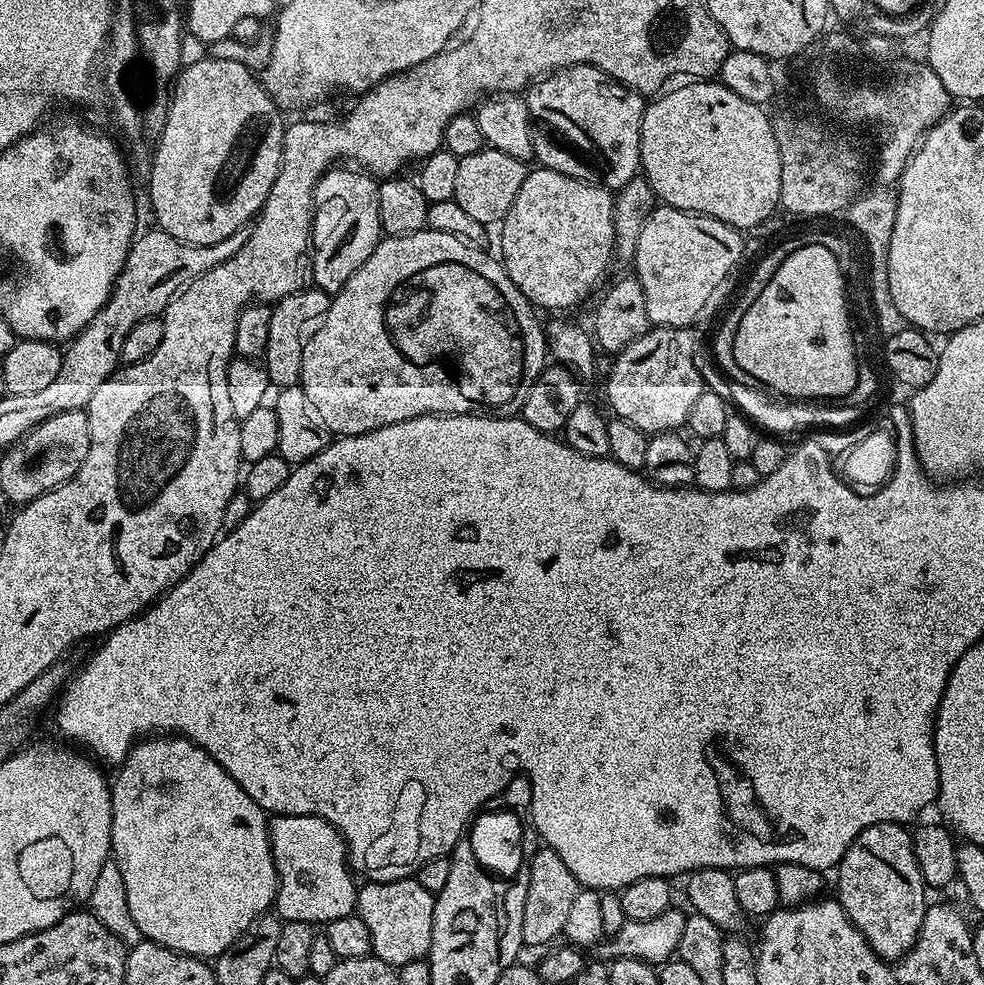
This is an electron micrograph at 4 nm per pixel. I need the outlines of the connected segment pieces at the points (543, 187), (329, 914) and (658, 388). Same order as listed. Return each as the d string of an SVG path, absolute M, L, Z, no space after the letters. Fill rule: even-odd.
M533 167L514 206L505 214L498 225L500 231L499 259L506 274L522 290L528 303L540 308L572 308L587 298L588 292L596 288L596 283L604 276L612 256L618 252L616 234L616 201L609 189L600 187L595 182L576 180L558 170Z
M273 815L268 821L268 837L276 867L274 908L281 921L297 920L313 926L323 926L334 918L353 915L358 884L352 881L353 873L350 871L344 837L329 820L323 820L320 816Z
M652 326L642 338L615 353L606 379L608 404L619 419L647 434L676 432L687 421L698 394L706 391L703 378L694 368L698 339L692 331L691 327Z

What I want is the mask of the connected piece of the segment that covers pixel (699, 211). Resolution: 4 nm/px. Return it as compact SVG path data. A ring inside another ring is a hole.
M684 82L681 88L676 88L673 92L665 91L657 95L656 100L647 105L642 118L642 138L640 139L640 167L642 176L652 187L652 192L656 195L657 201L663 202L669 208L677 208L683 212L695 212L697 216L709 216L723 224L737 230L750 230L758 226L768 216L777 211L780 203L780 187L782 186L782 162L780 161L780 151L776 141L776 129L773 121L768 121L765 109L759 104L746 102L746 98L738 98L734 90L730 90L725 84L719 82Z

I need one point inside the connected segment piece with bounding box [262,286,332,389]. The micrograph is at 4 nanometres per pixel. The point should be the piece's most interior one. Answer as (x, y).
(294, 319)

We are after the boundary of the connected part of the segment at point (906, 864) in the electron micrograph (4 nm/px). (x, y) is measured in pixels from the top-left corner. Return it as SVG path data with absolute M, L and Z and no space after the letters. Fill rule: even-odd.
M875 824L864 828L840 859L836 876L836 892L840 905L846 910L850 922L866 938L866 942L883 960L898 962L913 946L920 936L924 921L926 885L922 870L918 870L918 858L914 858L912 832L902 824Z

